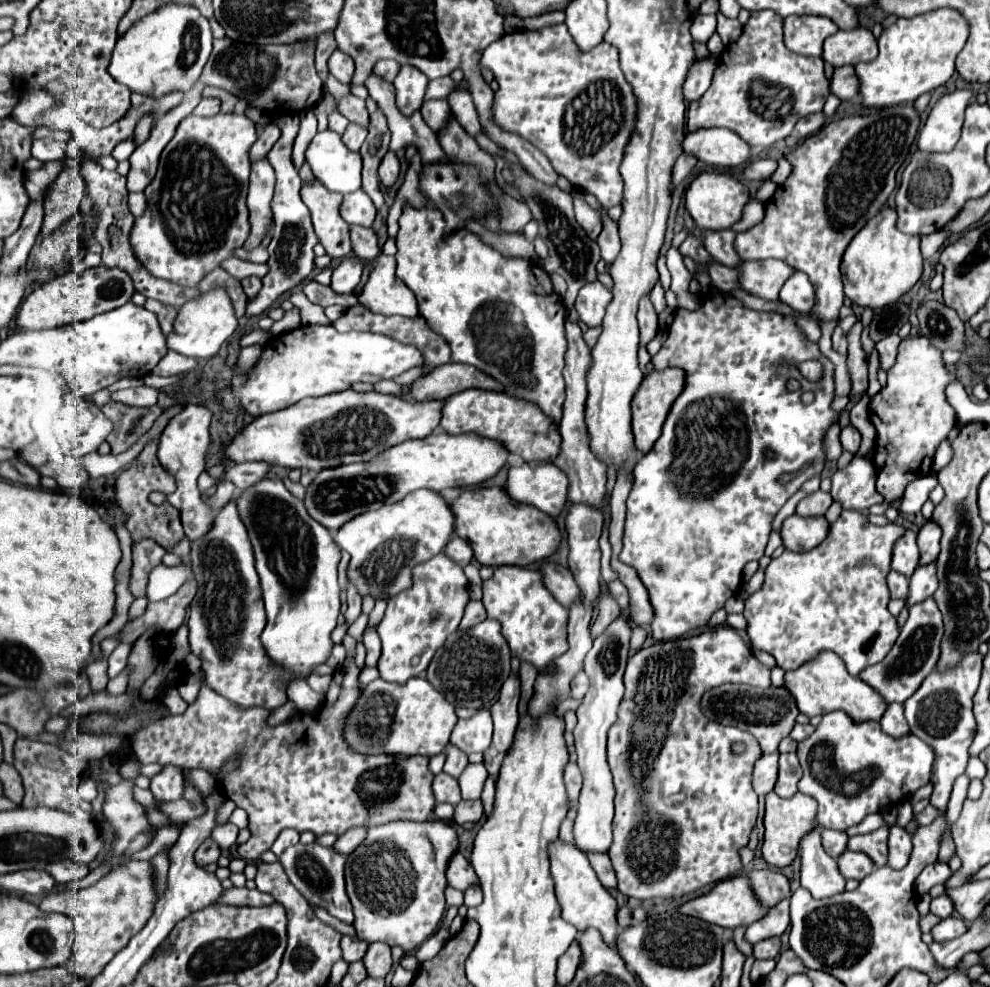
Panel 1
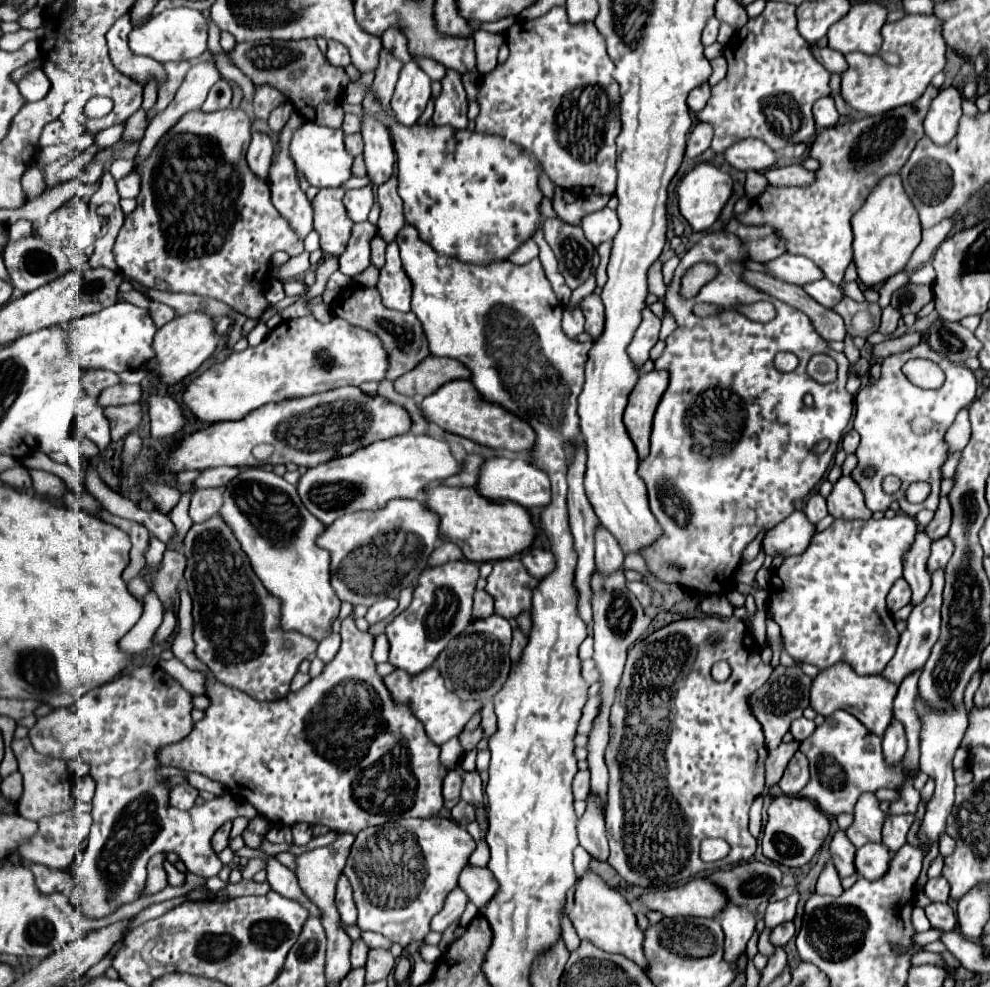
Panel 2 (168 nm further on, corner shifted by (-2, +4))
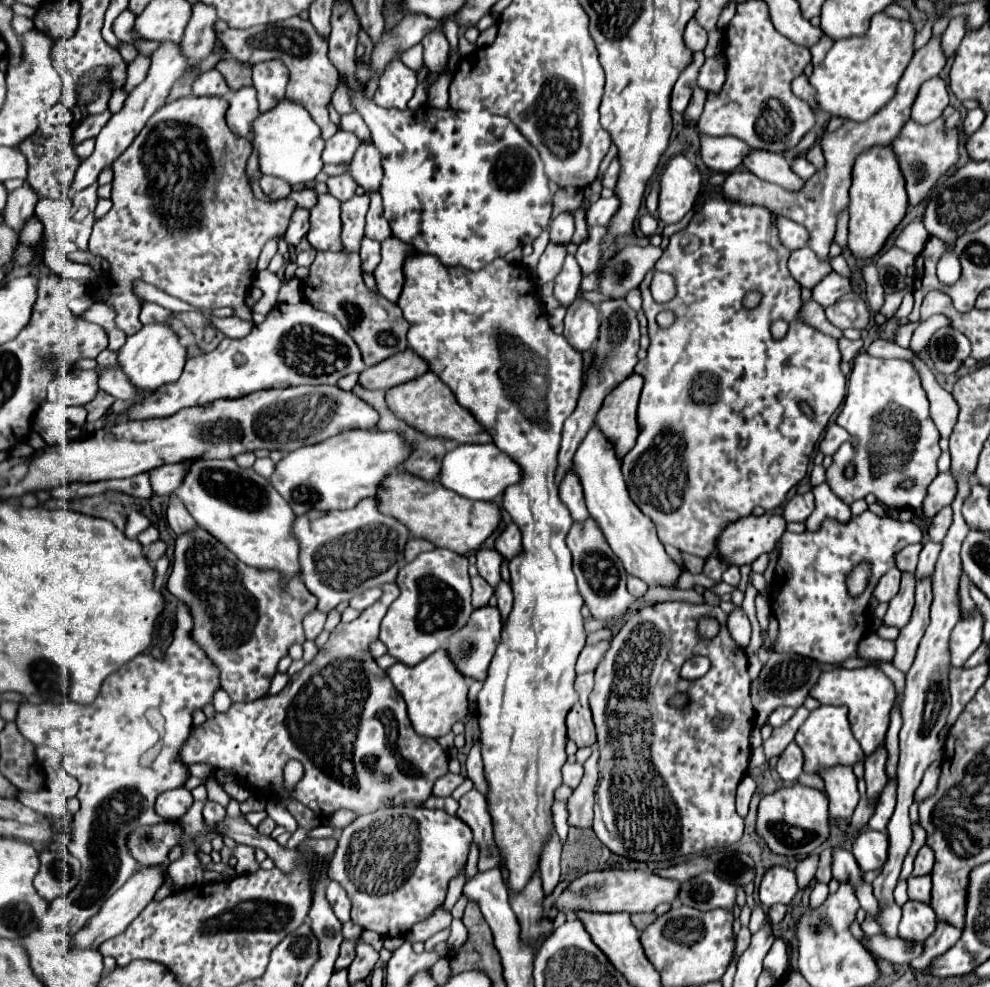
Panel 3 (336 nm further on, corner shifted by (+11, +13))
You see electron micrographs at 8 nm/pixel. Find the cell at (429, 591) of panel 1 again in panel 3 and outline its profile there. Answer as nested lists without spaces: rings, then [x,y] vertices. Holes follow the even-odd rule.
[[[435,548],[431,552],[423,552],[413,562],[401,568],[395,580],[401,588],[401,594],[389,606],[381,622],[379,640],[387,646],[387,654],[407,666],[415,666],[431,656],[435,650],[445,646],[451,634],[467,626],[473,612],[467,566],[467,556]]]

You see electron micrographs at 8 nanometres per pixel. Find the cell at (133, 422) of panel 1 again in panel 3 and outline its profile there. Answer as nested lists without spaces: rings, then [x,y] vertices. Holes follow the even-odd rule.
[[[97,392],[97,396],[95,396],[89,404],[85,404],[85,410],[87,410],[87,422],[99,420],[99,418],[111,408],[113,402],[115,402],[115,398],[109,396],[107,392]]]

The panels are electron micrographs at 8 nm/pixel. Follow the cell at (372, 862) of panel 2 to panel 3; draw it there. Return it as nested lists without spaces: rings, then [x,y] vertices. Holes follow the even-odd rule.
[[[413,804],[381,808],[359,816],[355,822],[343,828],[327,876],[329,880],[337,880],[337,884],[341,884],[351,898],[351,920],[355,924],[365,930],[373,930],[383,938],[405,936],[413,924],[427,920],[445,902],[449,880],[459,876],[467,864],[469,846],[471,832],[469,826],[459,820],[459,816]]]

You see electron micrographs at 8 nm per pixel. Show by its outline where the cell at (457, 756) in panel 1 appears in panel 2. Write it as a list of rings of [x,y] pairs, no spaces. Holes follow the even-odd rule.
[[[460,771],[462,775],[462,799],[468,803],[484,805],[484,791],[482,781],[476,771]]]

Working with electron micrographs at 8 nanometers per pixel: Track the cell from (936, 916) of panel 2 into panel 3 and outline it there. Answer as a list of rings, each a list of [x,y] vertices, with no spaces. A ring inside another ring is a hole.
[[[931,874],[907,878],[907,894],[911,900],[929,902],[929,892],[931,892]]]

